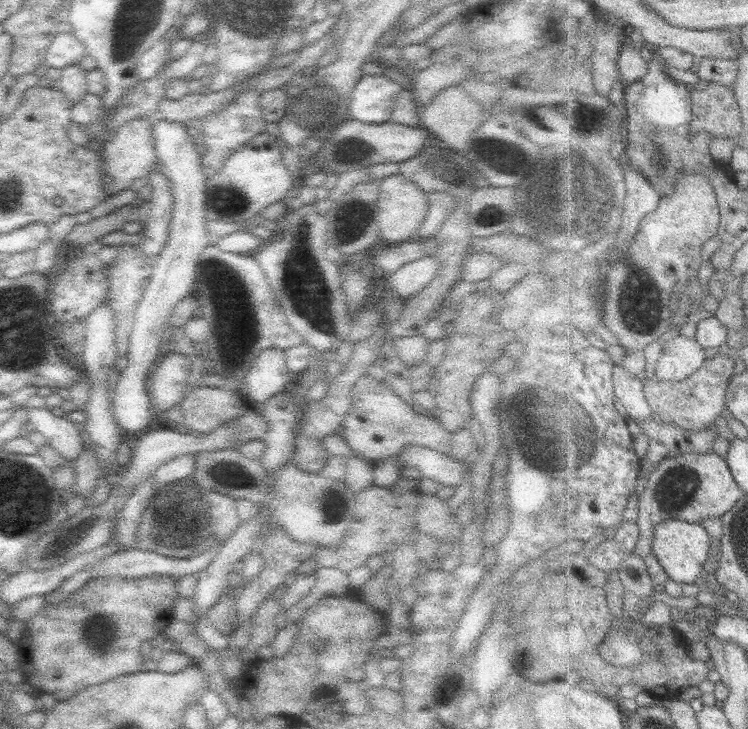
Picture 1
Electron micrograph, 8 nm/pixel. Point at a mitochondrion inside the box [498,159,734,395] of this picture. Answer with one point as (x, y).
(642, 313)

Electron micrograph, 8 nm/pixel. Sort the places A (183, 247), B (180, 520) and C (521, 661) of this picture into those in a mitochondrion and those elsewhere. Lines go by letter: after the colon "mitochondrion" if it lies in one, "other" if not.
A: other
B: mitochondrion
C: other

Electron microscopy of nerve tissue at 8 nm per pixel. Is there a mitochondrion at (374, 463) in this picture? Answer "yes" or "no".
no

